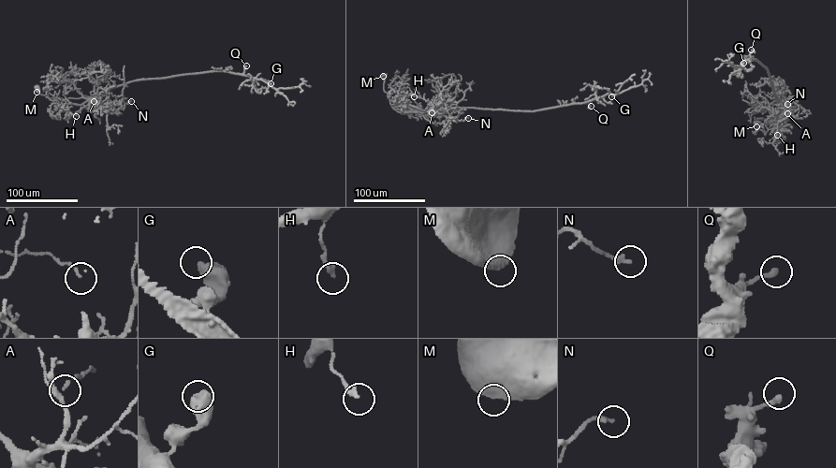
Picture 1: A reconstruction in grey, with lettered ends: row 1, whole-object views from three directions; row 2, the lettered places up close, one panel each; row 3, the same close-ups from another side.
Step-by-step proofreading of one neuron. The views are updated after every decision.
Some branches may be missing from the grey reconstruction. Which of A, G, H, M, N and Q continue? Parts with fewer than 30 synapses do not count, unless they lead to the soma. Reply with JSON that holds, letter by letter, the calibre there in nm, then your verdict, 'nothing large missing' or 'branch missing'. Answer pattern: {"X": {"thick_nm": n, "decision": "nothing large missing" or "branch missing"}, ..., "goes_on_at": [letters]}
{"A": {"thick_nm": 110, "decision": "nothing large missing"}, "G": {"thick_nm": 600, "decision": "nothing large missing"}, "H": {"thick_nm": 200, "decision": "nothing large missing"}, "M": {"thick_nm": 550, "decision": "nothing large missing"}, "N": {"thick_nm": 200, "decision": "nothing large missing"}, "Q": {"thick_nm": 260, "decision": "nothing large missing"}, "goes_on_at": []}

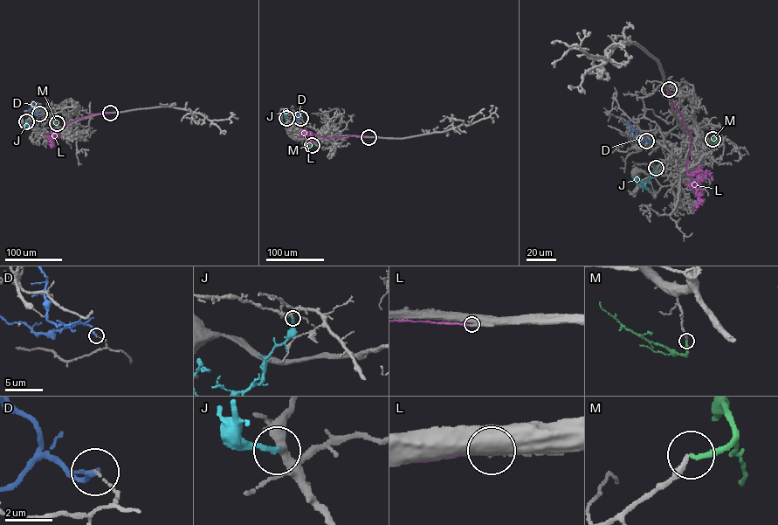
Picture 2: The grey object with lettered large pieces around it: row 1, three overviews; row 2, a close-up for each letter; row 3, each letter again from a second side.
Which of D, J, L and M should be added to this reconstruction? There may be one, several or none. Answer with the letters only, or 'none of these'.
M

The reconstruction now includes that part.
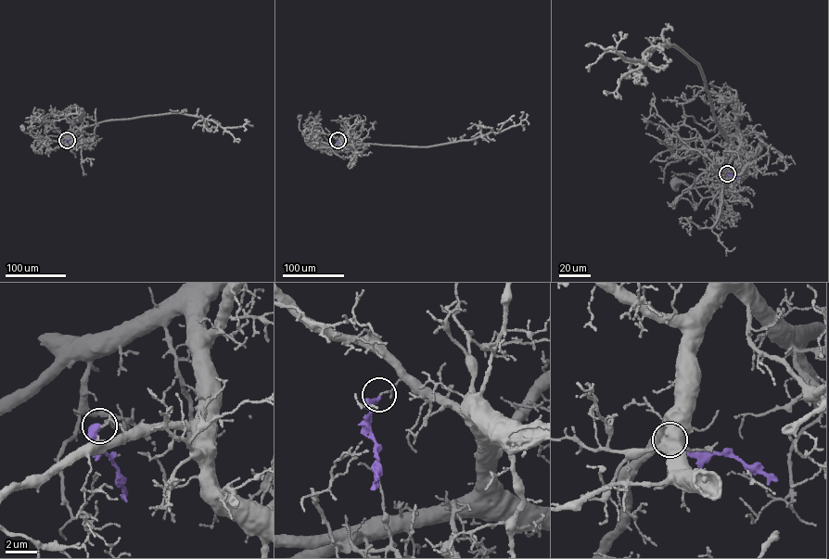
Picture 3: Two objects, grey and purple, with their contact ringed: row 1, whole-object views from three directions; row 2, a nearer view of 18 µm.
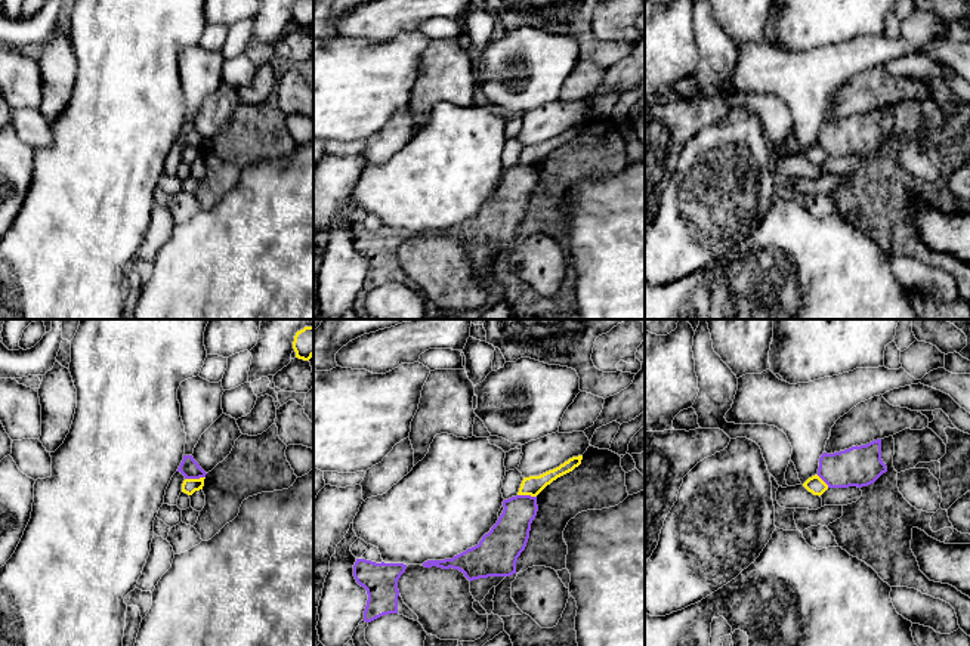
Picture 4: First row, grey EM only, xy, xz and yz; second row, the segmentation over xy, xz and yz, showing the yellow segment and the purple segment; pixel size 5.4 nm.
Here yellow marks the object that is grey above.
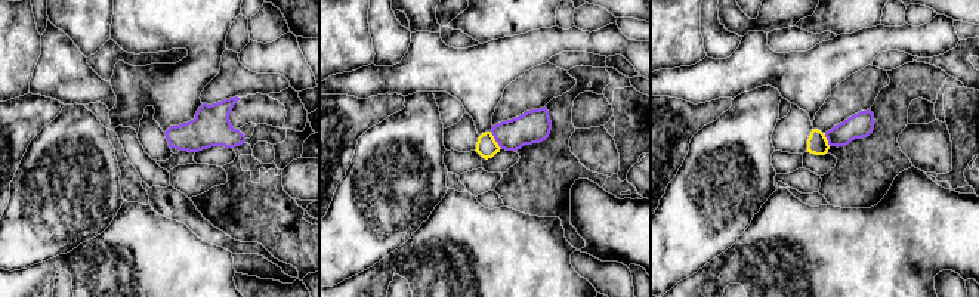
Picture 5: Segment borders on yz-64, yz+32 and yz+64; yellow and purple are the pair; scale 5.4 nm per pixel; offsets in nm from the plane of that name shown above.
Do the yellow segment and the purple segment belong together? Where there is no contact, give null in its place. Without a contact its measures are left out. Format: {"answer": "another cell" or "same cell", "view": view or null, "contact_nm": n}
{"answer": "another cell", "view": "xy", "contact_nm": 110}

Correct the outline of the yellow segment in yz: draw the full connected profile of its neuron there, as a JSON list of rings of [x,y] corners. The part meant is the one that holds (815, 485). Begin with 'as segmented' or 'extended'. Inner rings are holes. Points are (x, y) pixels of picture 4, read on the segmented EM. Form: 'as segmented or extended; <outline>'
as segmented; [[[818,475],[809,477],[809,479],[803,483],[803,486],[804,486],[809,492],[812,492],[813,495],[819,495],[819,497],[828,489],[828,485],[827,485]]]

